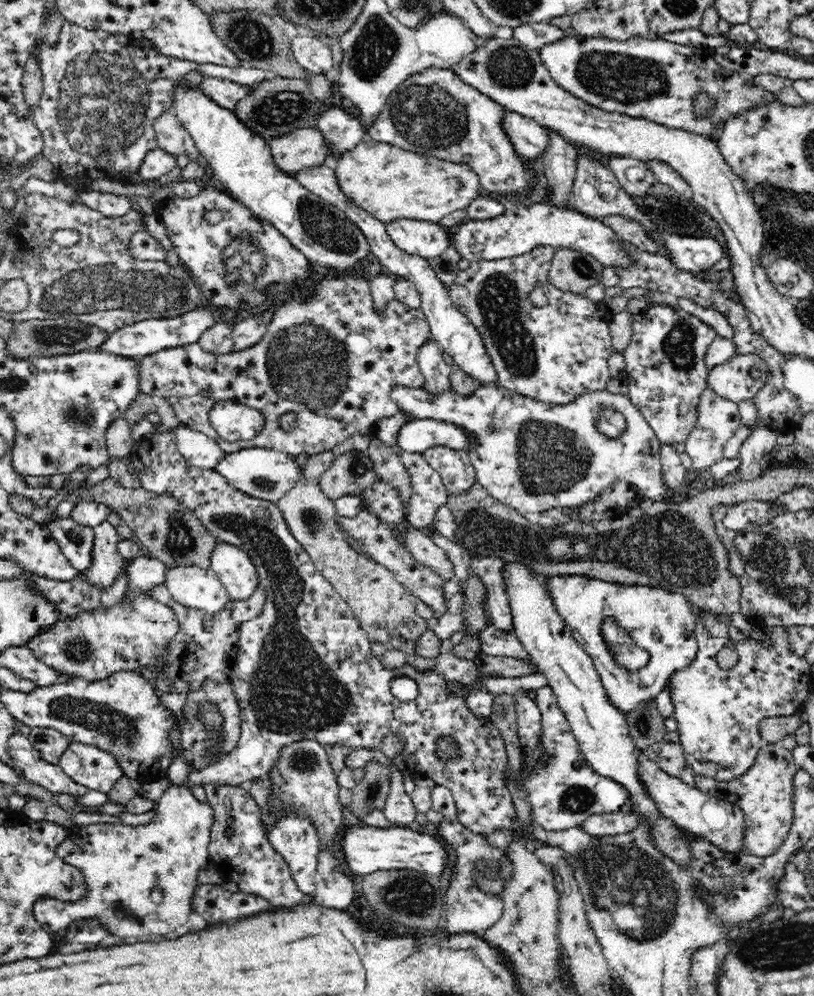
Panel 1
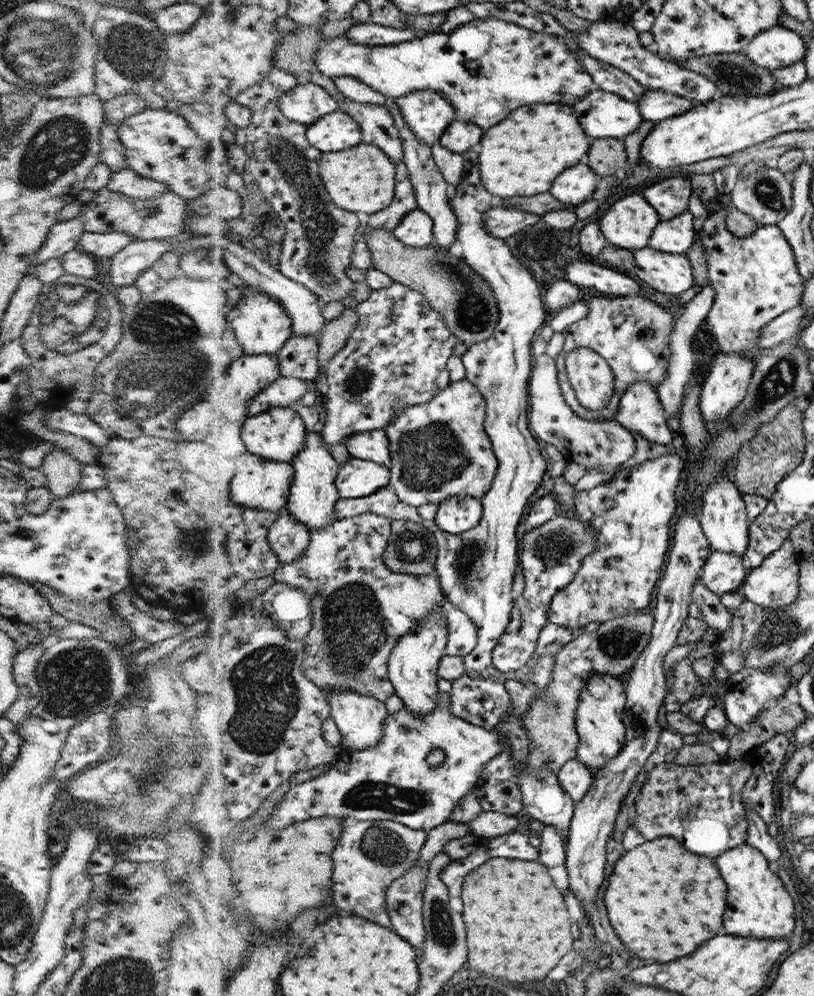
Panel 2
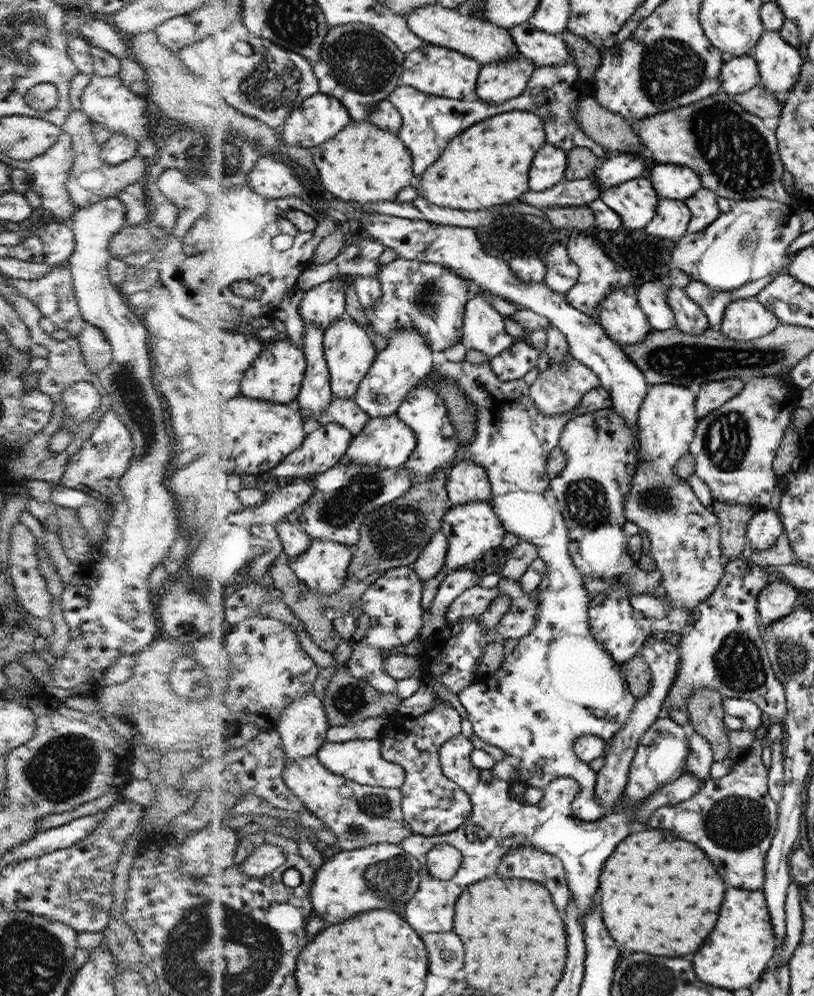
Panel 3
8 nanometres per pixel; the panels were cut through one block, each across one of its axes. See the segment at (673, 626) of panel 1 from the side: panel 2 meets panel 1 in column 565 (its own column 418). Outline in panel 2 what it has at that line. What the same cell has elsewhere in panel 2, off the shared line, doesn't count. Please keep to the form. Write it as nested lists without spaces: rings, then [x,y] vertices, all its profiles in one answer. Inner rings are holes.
[[[367,513],[336,521],[328,527],[312,530],[312,543],[306,553],[294,563],[282,565],[274,574],[276,582],[304,589],[311,595],[314,620],[313,629],[304,640],[309,646],[304,673],[326,692],[354,689],[358,693],[388,702],[388,699],[397,693],[389,670],[392,651],[395,651],[401,636],[408,635],[408,631],[420,626],[424,617],[430,617],[434,613],[446,615],[450,623],[448,655],[464,657],[477,646],[479,628],[460,607],[447,600],[441,582],[432,575],[399,573],[386,564],[384,553],[388,551],[392,535],[393,520],[386,516]]]

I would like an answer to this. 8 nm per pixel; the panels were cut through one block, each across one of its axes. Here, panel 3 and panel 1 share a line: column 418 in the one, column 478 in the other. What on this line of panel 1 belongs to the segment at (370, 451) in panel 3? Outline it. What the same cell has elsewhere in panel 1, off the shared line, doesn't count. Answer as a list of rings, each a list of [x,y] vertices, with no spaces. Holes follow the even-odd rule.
[[[416,419],[403,426],[400,436],[399,450],[425,453],[432,447],[446,447],[454,452],[462,452],[468,456],[474,447],[480,447],[476,433],[462,428],[452,421],[436,419]]]

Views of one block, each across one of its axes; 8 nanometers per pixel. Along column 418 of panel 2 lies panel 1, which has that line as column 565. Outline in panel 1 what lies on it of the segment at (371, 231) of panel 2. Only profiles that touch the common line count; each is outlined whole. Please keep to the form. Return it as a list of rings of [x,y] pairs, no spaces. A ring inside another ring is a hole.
[[[558,247],[550,268],[550,280],[558,288],[584,295],[586,288],[602,282],[603,263],[591,254]]]

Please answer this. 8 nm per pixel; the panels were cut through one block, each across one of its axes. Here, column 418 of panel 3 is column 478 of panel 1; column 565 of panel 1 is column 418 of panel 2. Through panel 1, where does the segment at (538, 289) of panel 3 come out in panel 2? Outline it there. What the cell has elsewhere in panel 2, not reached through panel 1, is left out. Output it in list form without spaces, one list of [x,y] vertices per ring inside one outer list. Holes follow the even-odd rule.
[[[418,208],[405,216],[394,231],[406,244],[420,248],[432,246],[436,241],[435,217]]]

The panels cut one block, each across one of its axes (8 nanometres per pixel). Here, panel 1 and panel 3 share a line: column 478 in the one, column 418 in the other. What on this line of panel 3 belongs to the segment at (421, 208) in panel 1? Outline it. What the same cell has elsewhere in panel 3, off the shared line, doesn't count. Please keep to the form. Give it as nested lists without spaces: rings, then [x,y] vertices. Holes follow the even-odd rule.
[[[515,110],[491,116],[480,123],[473,124],[467,130],[464,136],[460,136],[460,140],[456,140],[452,146],[448,145],[448,152],[444,152],[444,156],[433,168],[428,169],[427,174],[416,177],[416,180],[420,180],[420,184],[414,182],[414,186],[420,188],[421,196],[446,208],[467,211],[489,209],[496,204],[508,204],[518,200],[530,186],[528,170],[531,170],[532,160],[535,159],[540,148],[547,143],[543,118],[533,112]]]

